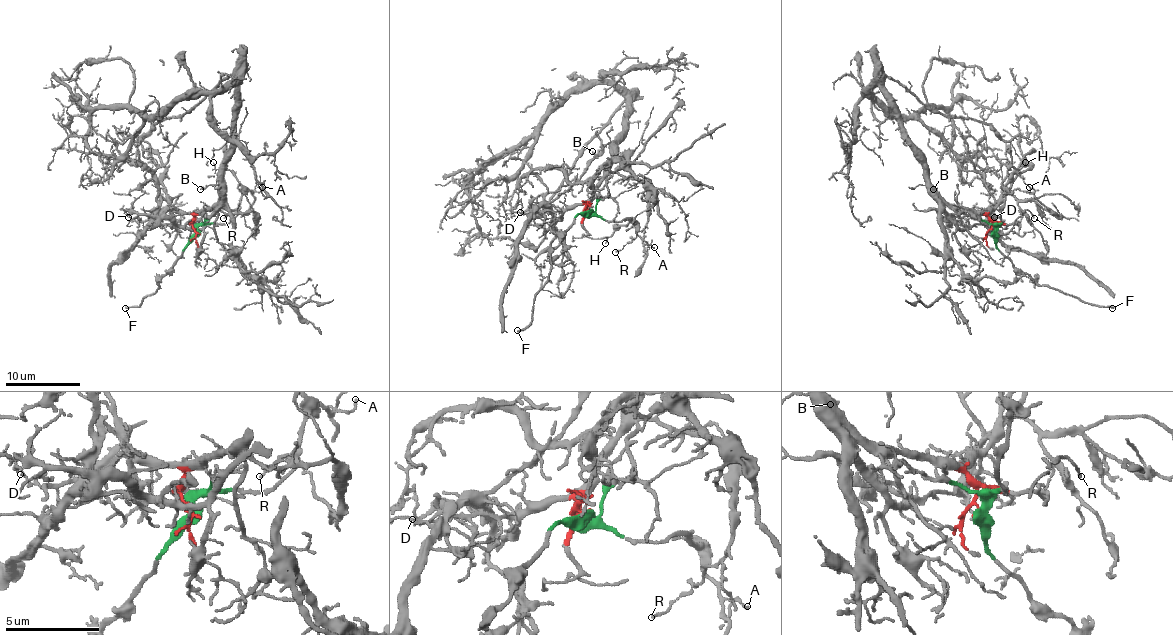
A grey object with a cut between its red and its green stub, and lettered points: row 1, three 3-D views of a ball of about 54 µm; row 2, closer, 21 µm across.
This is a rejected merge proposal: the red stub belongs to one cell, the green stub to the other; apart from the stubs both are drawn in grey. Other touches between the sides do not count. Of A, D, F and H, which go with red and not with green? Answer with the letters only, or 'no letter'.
D

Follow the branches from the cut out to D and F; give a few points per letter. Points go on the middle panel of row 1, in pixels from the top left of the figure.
D: (589, 211), (583, 205), (568, 205), (561, 209), (520, 213)
F: (589, 211), (576, 217), (561, 235), (551, 258), (548, 280), (533, 303), (531, 321), (518, 331)

